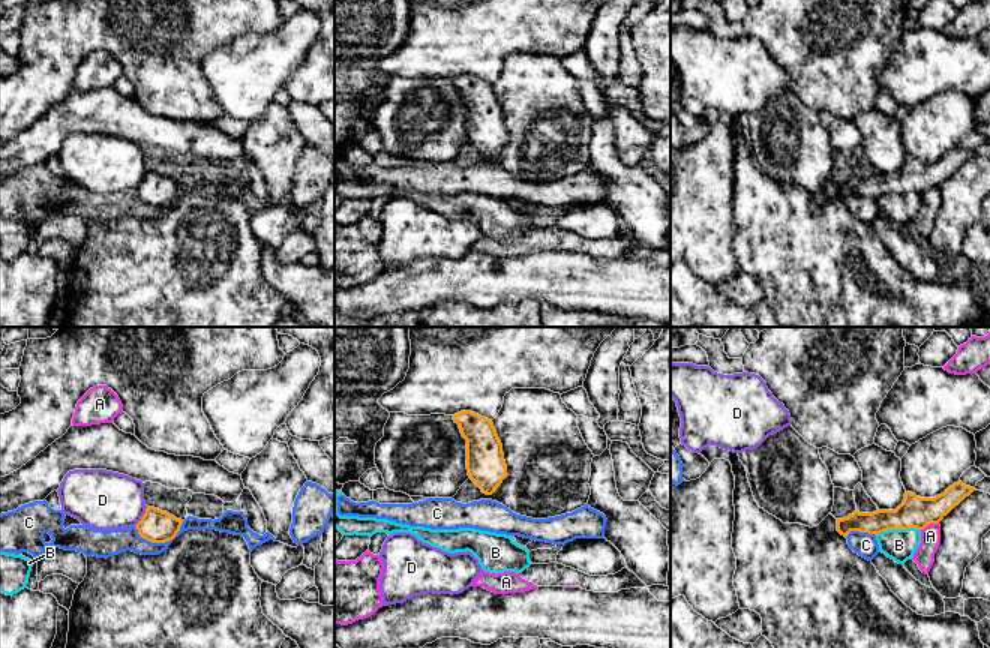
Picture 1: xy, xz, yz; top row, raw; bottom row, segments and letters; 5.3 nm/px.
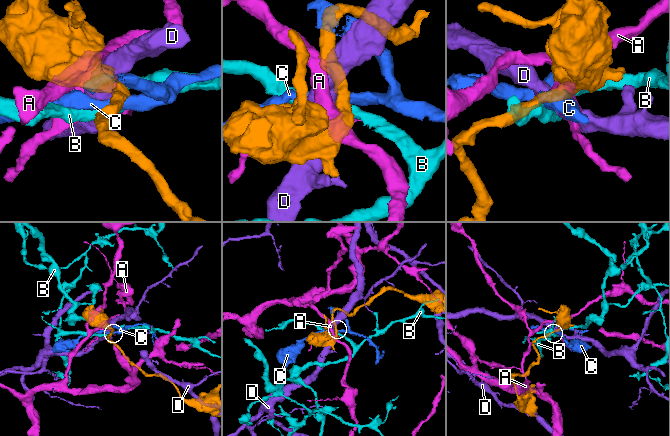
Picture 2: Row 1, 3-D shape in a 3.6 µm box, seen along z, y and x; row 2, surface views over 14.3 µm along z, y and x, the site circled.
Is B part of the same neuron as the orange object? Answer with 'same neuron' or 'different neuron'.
different neuron

